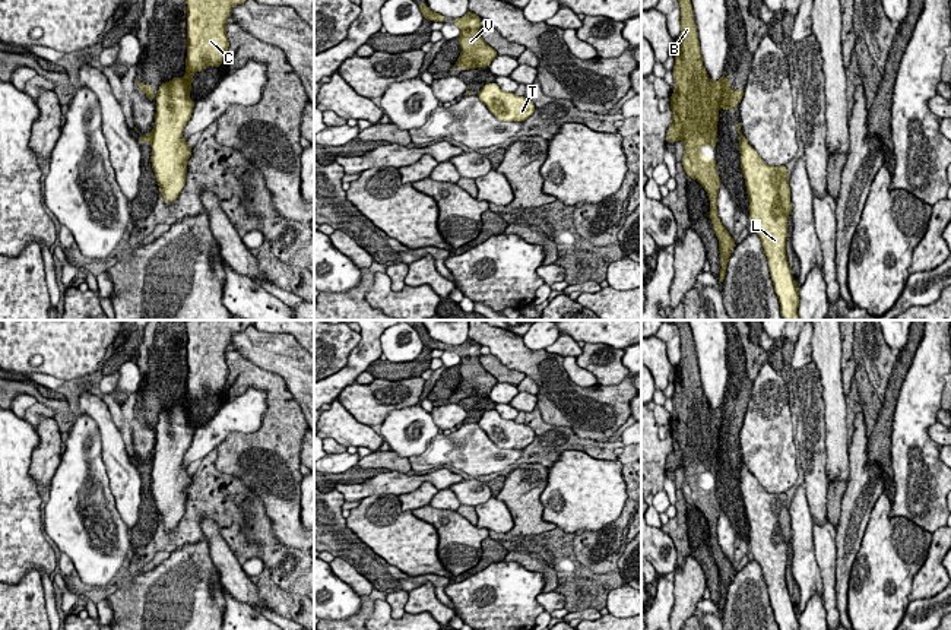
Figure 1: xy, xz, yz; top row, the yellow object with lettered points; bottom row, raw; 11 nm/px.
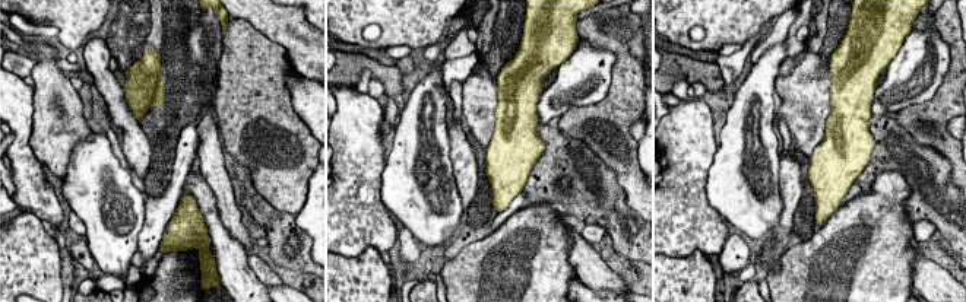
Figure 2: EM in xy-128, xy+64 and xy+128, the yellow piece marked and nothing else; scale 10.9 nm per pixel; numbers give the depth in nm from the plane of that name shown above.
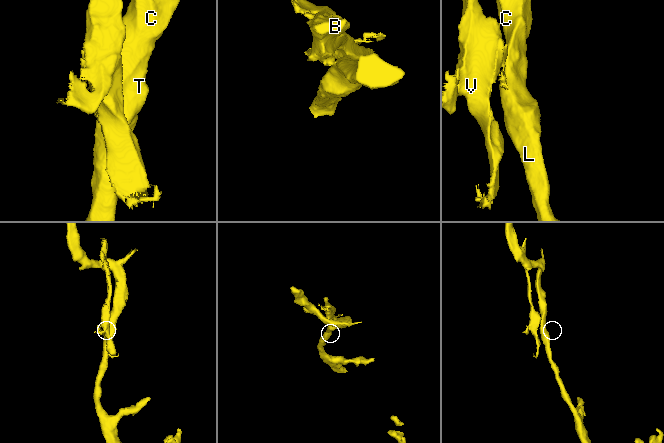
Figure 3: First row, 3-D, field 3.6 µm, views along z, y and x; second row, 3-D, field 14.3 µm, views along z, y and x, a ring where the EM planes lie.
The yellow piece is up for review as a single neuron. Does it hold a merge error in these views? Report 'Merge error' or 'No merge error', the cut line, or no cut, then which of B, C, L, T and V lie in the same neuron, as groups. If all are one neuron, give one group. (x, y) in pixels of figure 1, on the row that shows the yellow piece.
Merge error. Split along xy (154, 130), (151, 143). Groups: B V / C L T

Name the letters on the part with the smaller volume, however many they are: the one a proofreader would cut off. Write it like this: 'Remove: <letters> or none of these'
Remove: B, V

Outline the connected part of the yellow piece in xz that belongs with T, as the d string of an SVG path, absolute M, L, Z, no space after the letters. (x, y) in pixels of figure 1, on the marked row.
M495 82L485 85L478 96L495 118L501 121L523 123L535 111L535 104L530 99L514 92L504 92Z

